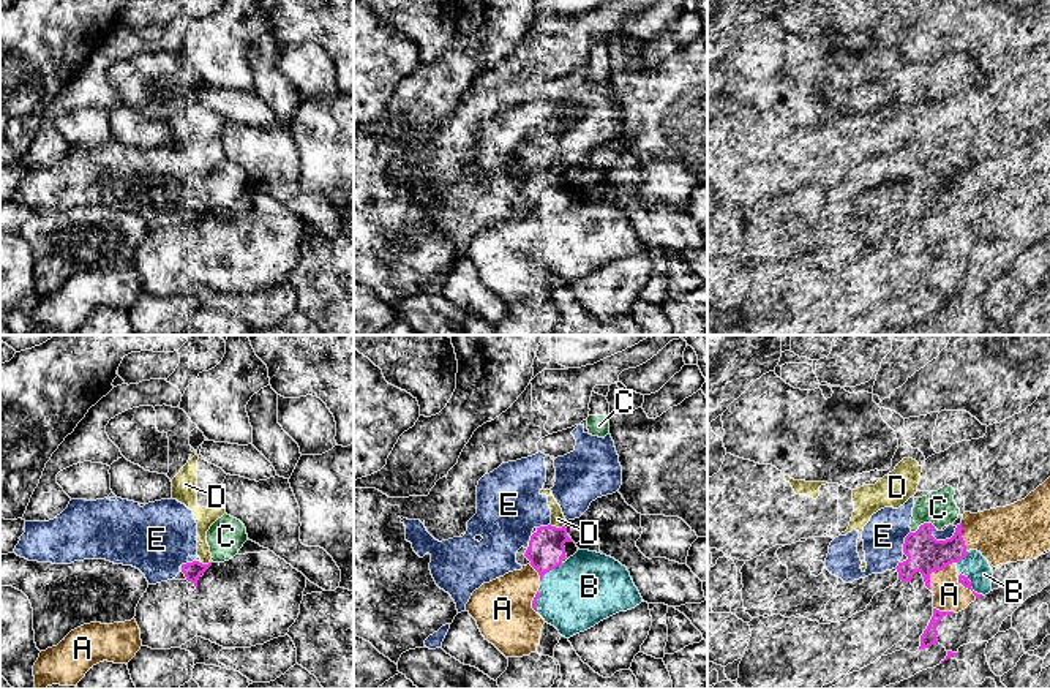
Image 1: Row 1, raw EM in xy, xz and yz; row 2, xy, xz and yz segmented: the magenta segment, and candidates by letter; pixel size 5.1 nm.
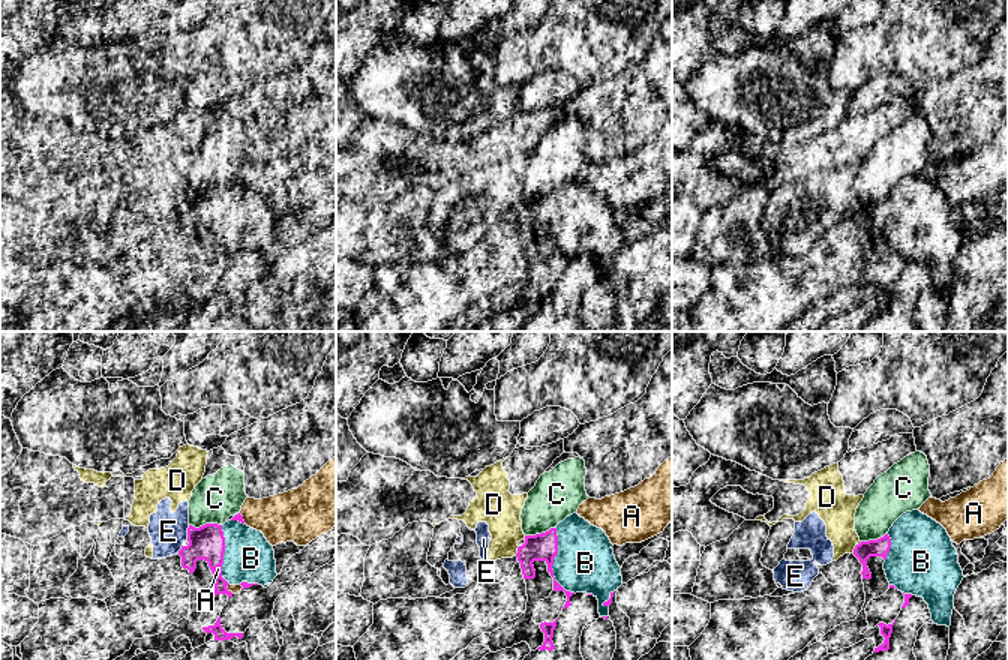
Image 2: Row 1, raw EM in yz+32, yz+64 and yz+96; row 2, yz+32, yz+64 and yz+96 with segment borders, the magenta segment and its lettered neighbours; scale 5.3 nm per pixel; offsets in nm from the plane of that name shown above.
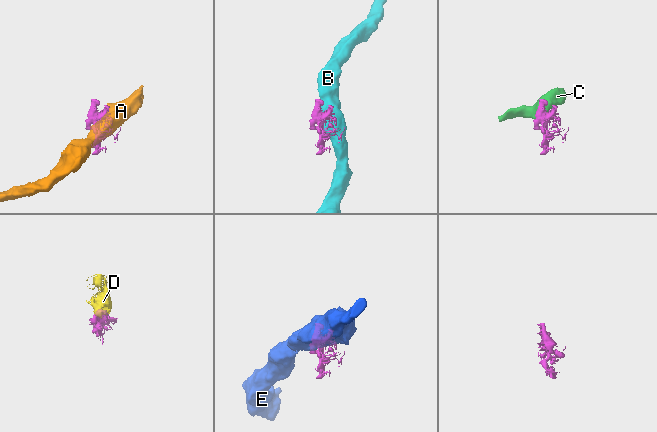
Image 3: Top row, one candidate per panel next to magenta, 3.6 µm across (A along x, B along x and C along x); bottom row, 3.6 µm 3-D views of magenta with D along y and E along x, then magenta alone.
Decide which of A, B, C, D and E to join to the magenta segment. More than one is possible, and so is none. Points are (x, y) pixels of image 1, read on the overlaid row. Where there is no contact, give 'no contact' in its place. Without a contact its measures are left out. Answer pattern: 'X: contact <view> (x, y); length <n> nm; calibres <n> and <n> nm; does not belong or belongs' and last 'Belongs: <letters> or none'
A: contact yz (933, 571); length 180 nm; calibres 190 and 160 nm; does not belong
B: contact yz (970, 585); length 170 nm; calibres 50 and 140 nm; does not belong
C: contact yz (924, 523); length 130 nm; calibres 190 and 180 nm; does not belong
D: contact xz (554, 527); length 70 nm; calibres 190 and 70 nm; does not belong
E: contact yz (946, 539); length 150 nm; calibres 190 and 60 nm; does not belong
Belongs: none

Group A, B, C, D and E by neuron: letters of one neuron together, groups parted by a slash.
A / B / C / D / E

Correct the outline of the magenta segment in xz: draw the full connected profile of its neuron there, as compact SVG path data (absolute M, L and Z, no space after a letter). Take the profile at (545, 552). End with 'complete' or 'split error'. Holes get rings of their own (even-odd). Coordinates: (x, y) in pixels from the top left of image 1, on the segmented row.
M540 526L534 528L529 547L521 547L516 553L516 563L531 564L542 577L565 563L578 552L576 544L567 536L567 528Z | split error

